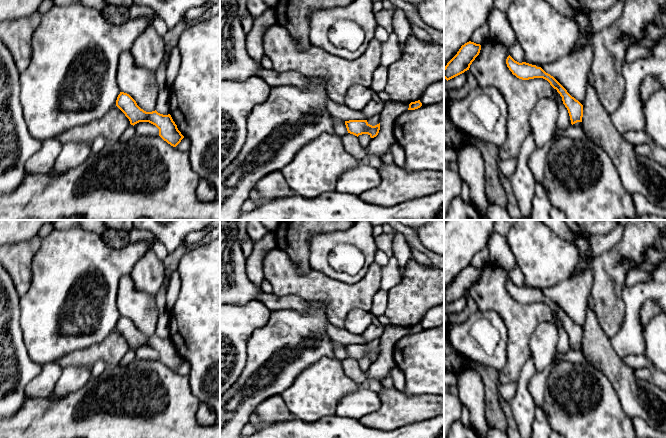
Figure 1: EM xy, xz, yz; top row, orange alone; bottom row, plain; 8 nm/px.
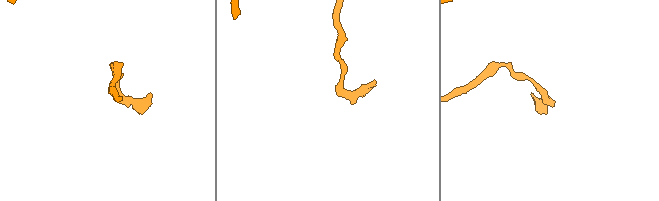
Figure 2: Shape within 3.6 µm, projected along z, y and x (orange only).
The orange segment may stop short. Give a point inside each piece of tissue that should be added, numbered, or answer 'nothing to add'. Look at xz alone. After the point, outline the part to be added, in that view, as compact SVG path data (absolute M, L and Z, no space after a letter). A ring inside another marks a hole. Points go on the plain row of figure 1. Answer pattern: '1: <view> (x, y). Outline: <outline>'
nothing to add

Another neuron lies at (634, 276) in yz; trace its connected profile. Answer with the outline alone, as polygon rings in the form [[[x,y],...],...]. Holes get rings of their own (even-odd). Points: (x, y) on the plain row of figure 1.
[[[631,269],[625,277],[625,287],[631,287],[637,283],[650,279],[650,273],[639,269]]]

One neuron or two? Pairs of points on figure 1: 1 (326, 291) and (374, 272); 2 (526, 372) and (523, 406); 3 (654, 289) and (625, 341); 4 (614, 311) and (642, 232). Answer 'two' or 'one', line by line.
1: one
2: one
3: one
4: one

